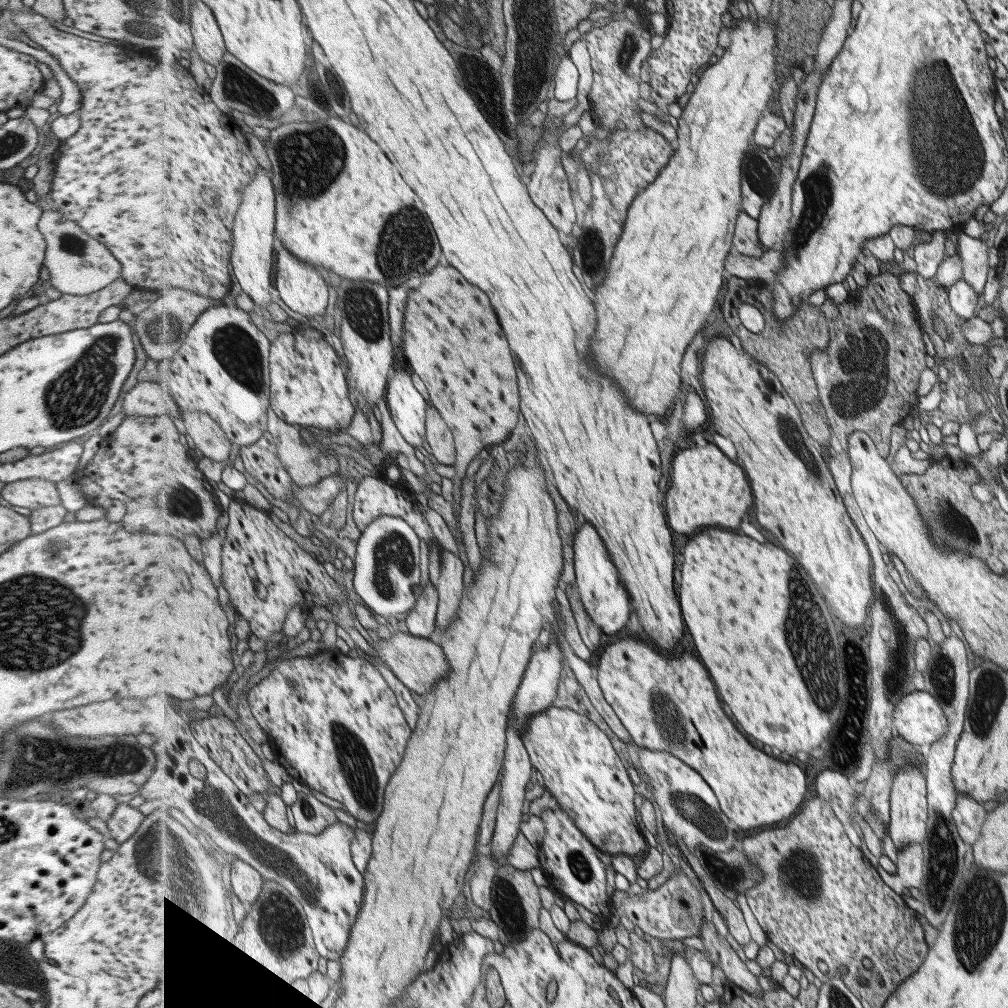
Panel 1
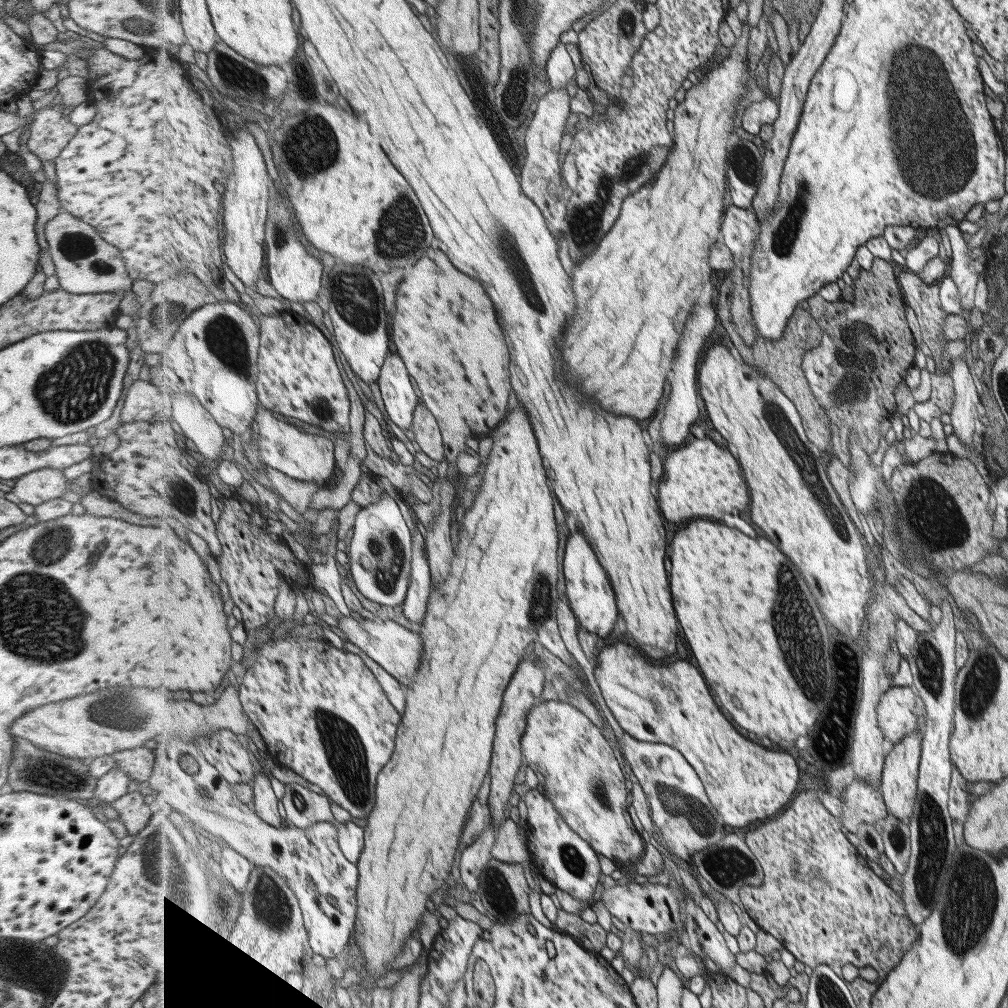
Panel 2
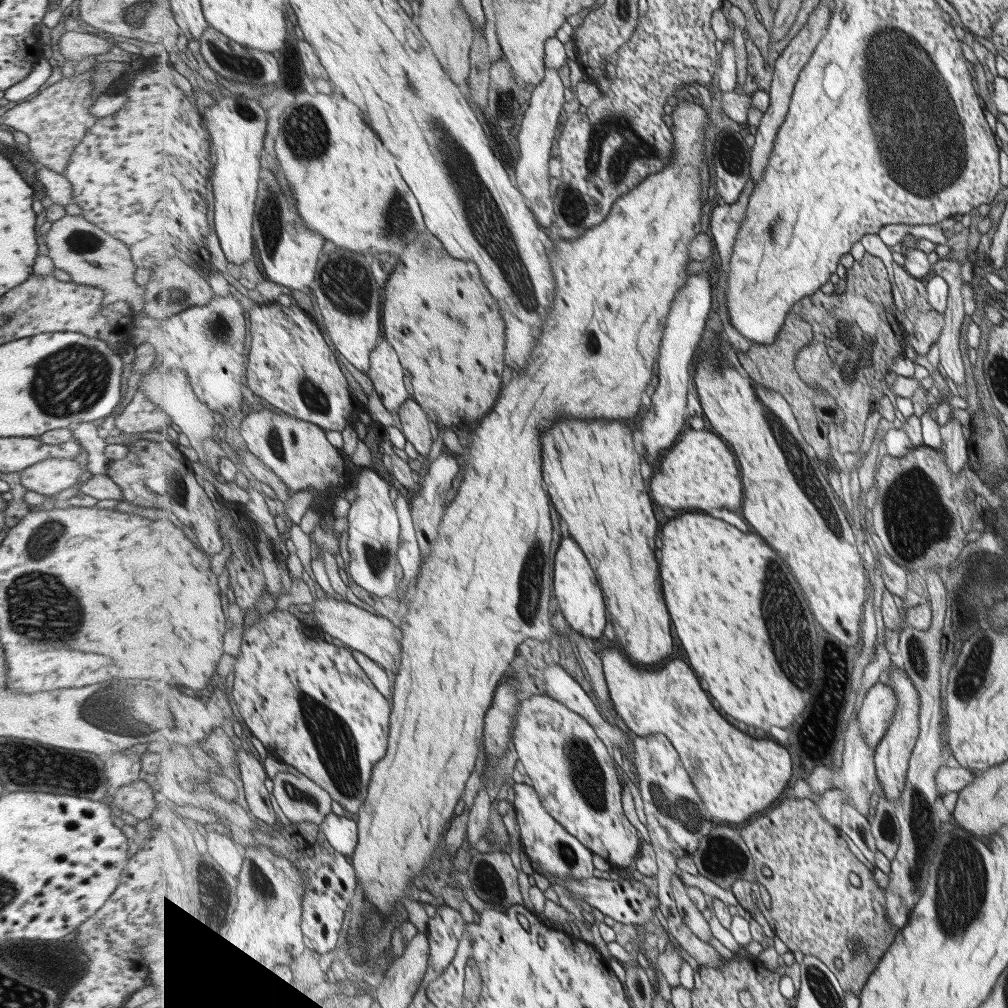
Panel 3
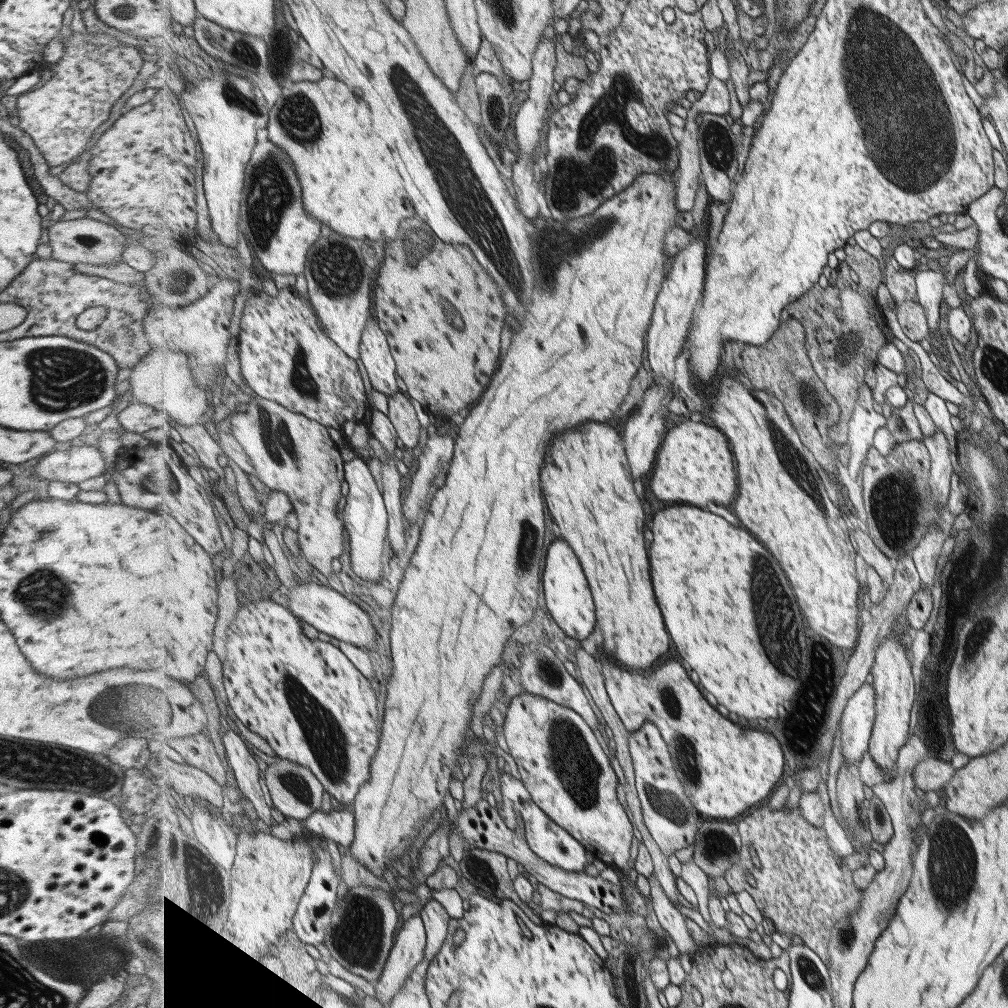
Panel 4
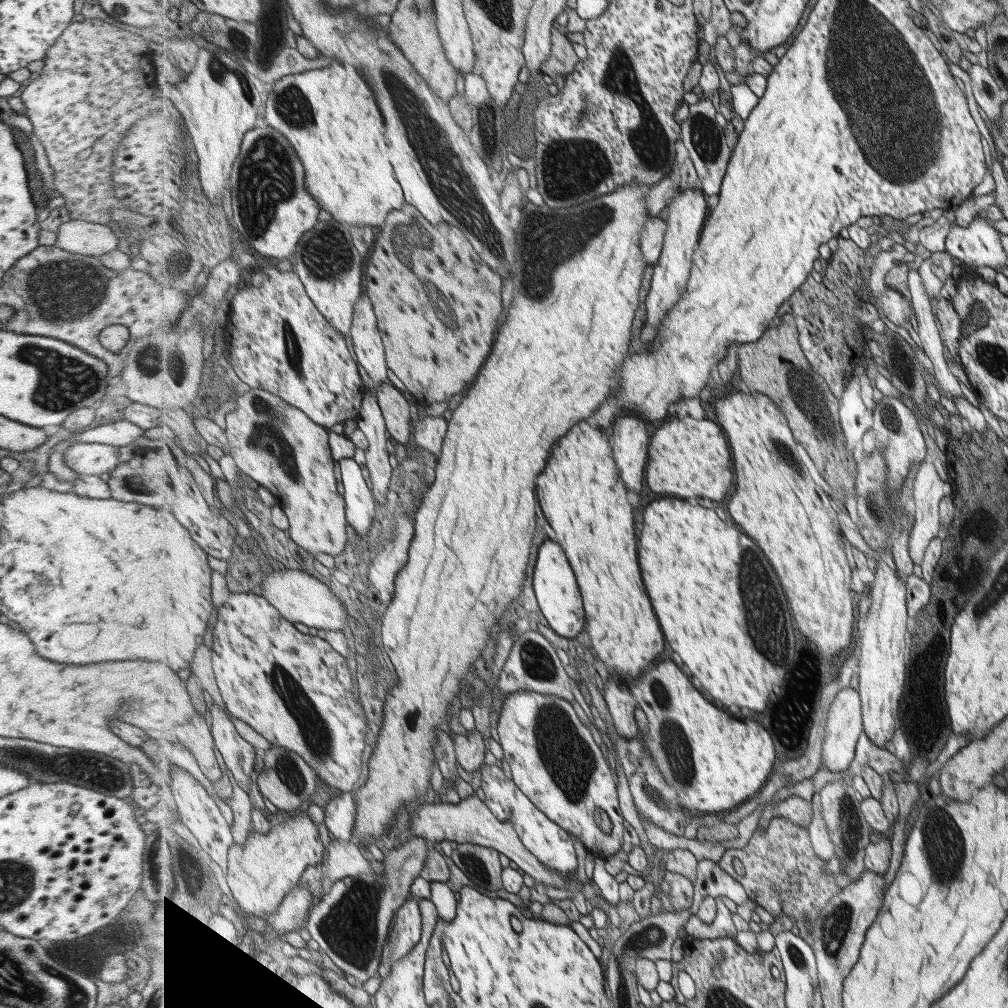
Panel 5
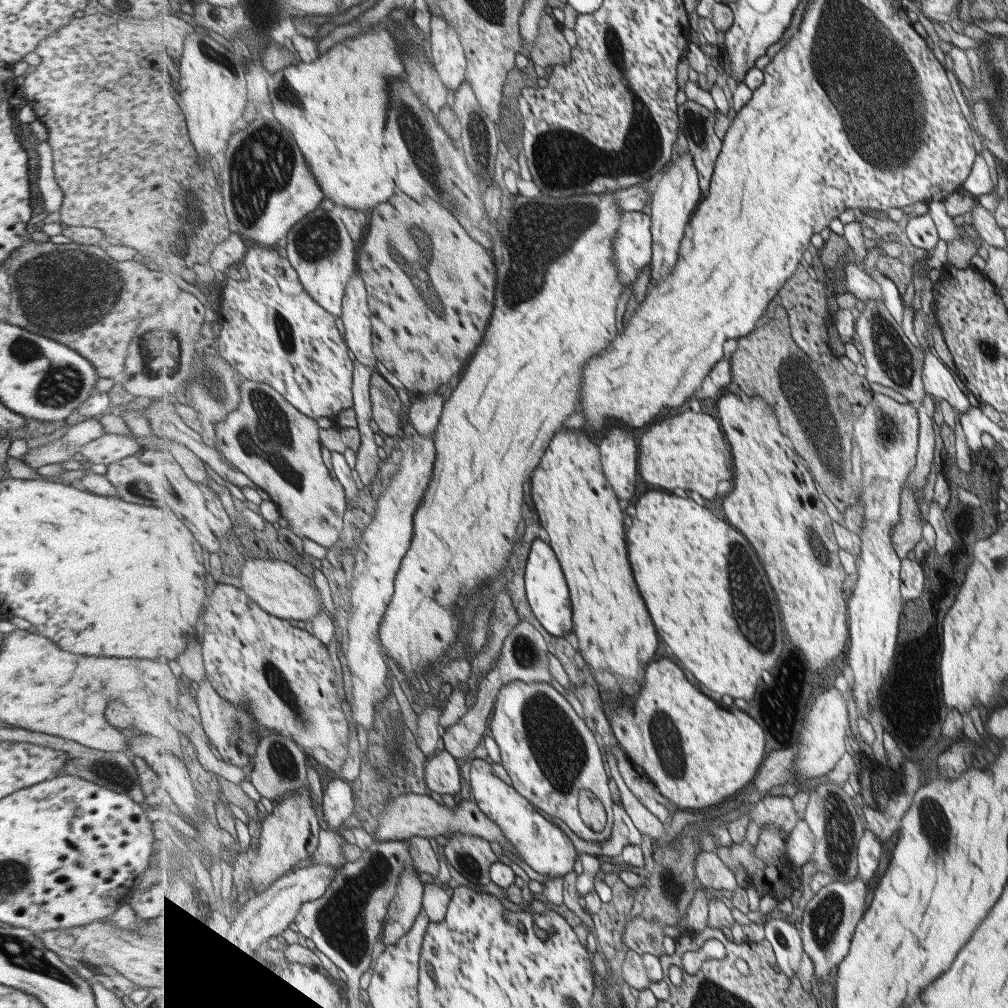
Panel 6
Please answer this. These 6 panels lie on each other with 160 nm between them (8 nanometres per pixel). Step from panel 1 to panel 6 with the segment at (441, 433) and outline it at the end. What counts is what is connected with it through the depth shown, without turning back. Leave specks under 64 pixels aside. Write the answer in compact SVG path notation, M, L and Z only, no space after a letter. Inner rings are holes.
M375 370L371 379L370 391L376 424L385 434L400 437L403 402L399 398L397 390Z

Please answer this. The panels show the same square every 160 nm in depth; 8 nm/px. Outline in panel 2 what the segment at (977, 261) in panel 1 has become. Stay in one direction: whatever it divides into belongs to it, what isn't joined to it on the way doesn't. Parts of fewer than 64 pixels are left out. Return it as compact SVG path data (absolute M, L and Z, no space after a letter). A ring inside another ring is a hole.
M955 224L947 225L944 230L952 250L944 274L954 280L960 296L962 310L970 310L973 307L973 292L975 292L978 273L972 267L973 259L969 256L969 247L961 237L961 231Z

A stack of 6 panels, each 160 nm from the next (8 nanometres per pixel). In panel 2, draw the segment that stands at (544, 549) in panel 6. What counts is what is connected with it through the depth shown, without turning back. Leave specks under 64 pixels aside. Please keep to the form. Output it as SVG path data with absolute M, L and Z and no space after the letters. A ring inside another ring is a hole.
M579 531L568 538L565 560L563 560L565 597L580 627L585 627L589 632L599 636L609 636L620 615L618 598L611 584L610 576L607 576L606 569L599 562L599 558L589 542L590 540L587 540L585 534Z

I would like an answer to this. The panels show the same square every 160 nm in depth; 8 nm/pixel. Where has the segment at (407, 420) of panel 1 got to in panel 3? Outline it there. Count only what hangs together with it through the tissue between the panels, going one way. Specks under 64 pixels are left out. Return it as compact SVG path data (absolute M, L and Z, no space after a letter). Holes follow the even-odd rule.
M384 337L371 353L371 366L368 376L375 390L383 399L383 404L399 414L400 408L414 395L405 386L408 370L401 363L394 346Z

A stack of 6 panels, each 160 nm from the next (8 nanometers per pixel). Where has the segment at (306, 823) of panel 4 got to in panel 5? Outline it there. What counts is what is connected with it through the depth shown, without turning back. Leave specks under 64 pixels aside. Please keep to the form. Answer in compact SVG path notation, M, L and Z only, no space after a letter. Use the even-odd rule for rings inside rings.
M341 791L341 795L329 800L324 812L331 838L348 842L354 837L357 803L353 794Z

